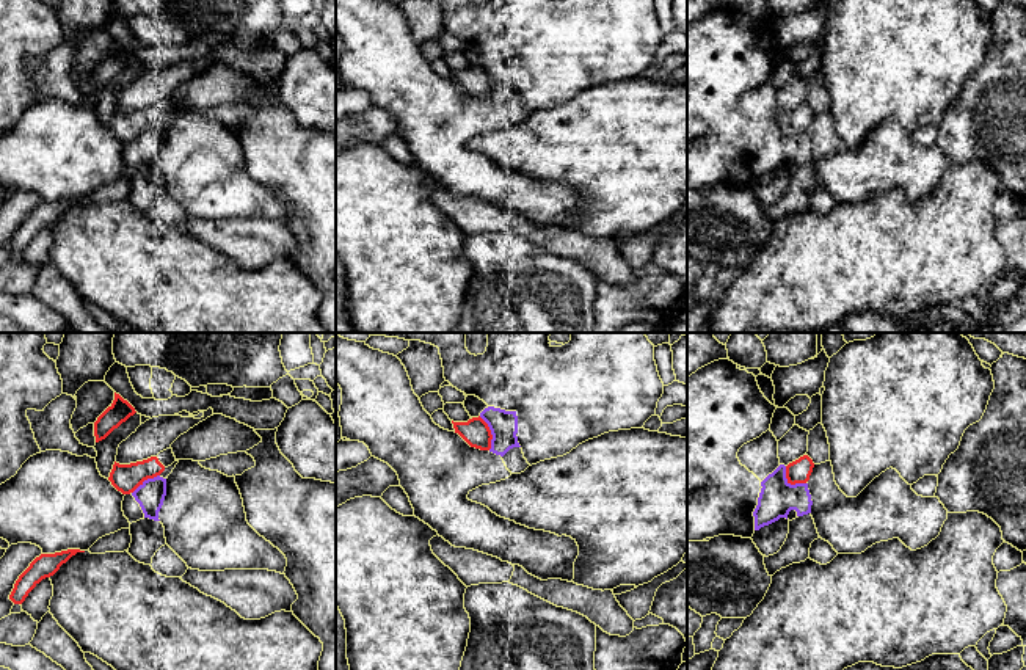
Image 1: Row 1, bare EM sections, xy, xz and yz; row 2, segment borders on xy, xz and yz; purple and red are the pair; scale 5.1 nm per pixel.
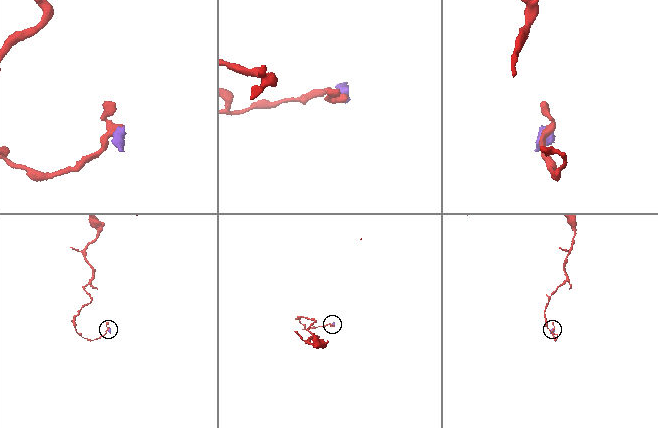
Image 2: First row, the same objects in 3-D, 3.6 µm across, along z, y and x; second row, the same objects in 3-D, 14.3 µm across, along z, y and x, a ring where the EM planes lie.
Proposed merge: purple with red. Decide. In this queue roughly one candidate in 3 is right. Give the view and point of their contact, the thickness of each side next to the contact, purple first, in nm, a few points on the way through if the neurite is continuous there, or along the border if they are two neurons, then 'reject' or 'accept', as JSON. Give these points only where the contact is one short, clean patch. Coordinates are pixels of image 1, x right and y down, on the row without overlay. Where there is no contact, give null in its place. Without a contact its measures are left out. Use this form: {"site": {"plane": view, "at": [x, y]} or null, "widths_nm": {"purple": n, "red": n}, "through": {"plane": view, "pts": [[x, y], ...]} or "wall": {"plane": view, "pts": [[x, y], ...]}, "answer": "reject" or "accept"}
{"site": {"plane": "yz", "at": [789, 132]}, "widths_nm": {"purple": 190, "red": 120}, "answer": "reject"}

